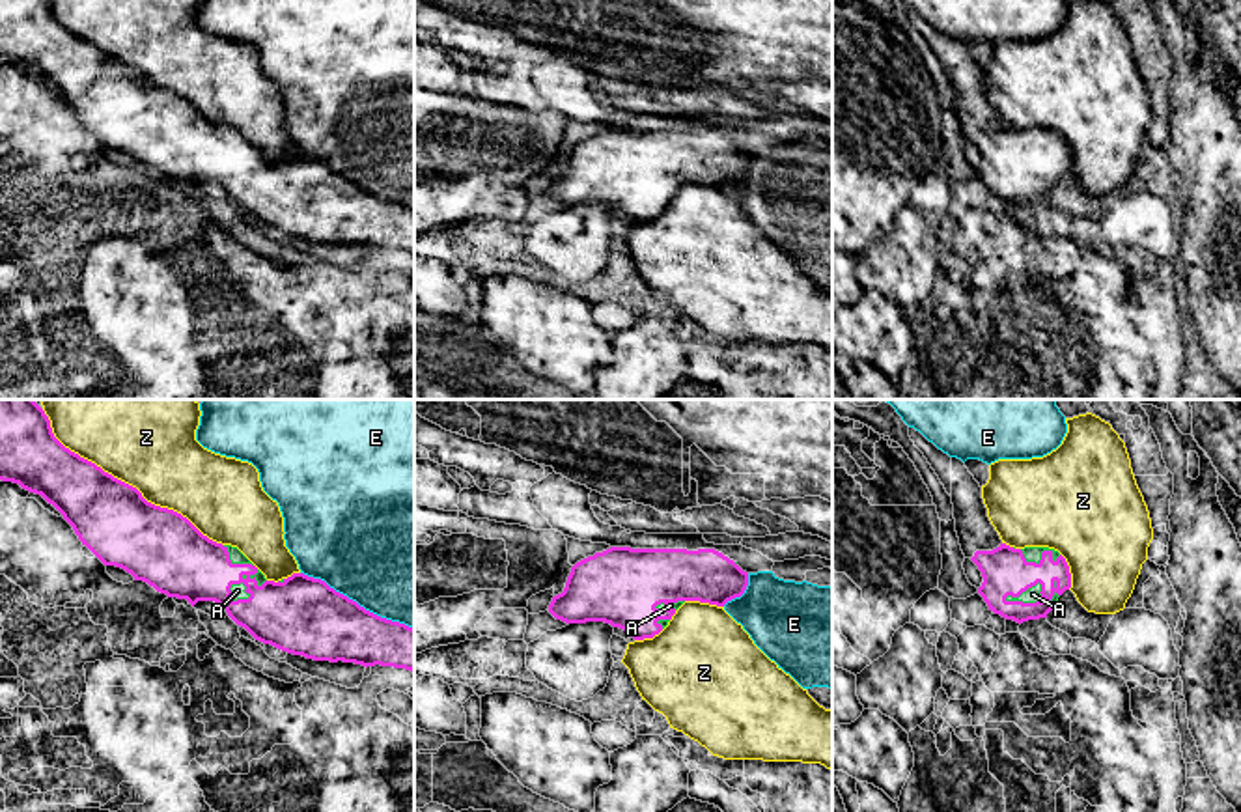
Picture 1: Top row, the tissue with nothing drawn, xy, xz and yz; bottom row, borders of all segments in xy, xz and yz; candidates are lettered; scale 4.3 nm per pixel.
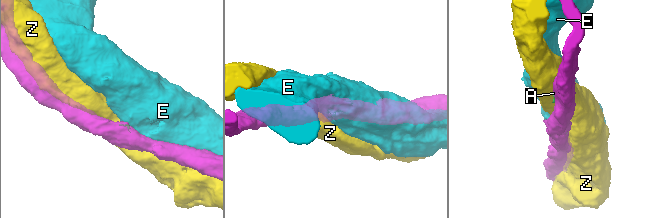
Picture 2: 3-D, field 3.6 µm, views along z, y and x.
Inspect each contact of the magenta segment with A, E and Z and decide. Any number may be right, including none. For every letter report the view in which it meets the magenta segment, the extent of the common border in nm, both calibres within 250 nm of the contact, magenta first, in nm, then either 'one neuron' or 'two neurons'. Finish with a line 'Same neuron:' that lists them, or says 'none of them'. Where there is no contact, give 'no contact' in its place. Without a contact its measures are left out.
A: xy | 190 nm | 300/60 nm | one neuron
E: xy | 550 nm | 340/500 nm | two neurons
Z: xy | 1000 nm | 320/480 nm | two neurons
Same neuron: A

